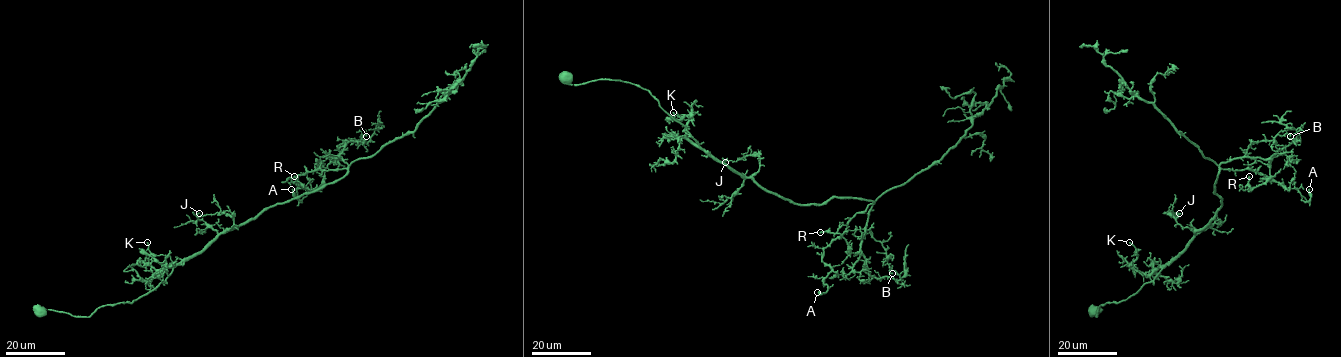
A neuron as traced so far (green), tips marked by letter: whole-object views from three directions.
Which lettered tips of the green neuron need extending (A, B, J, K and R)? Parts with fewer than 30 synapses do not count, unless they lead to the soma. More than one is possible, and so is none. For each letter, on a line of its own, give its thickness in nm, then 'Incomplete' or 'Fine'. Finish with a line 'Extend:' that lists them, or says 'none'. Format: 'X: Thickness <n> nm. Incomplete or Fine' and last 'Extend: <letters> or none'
A: Thickness 160 nm. Fine
B: Thickness 150 nm. Fine
J: Thickness 100 nm. Fine
K: Thickness 140 nm. Fine
R: Thickness 190 nm. Fine
Extend: none

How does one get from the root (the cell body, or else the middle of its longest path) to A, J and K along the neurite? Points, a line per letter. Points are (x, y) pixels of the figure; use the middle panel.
A: (565, 77), (639, 85), (708, 153), (795, 203), (873, 202), (823, 250), (831, 271), (817, 292)
J: (565, 77), (571, 84), (611, 79), (639, 85), (708, 153), (744, 177), (759, 168), (754, 155), (725, 162)
K: (565, 77), (571, 84), (611, 79), (639, 85), (688, 134), (685, 127), (689, 116), (677, 120), (673, 112)

